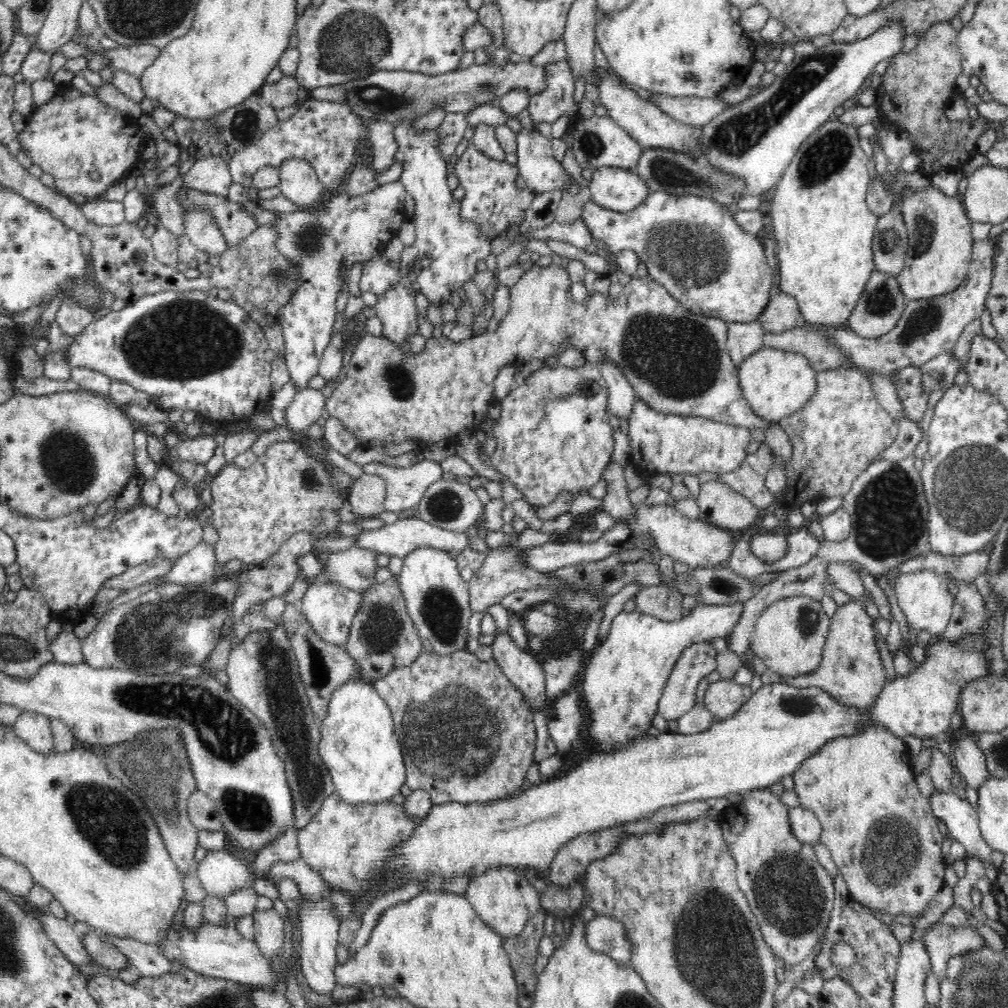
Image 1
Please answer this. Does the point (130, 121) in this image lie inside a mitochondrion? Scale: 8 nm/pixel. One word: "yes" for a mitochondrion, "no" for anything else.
no

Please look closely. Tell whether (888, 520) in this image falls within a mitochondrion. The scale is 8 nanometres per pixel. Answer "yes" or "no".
yes

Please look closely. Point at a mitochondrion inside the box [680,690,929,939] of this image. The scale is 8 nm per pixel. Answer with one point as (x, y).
(795, 705)

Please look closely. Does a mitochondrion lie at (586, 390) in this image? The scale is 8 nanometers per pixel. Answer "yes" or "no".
yes

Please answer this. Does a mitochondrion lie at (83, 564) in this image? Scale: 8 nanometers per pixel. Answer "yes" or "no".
no

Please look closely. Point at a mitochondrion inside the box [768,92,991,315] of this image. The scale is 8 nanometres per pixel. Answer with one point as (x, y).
(830, 152)

